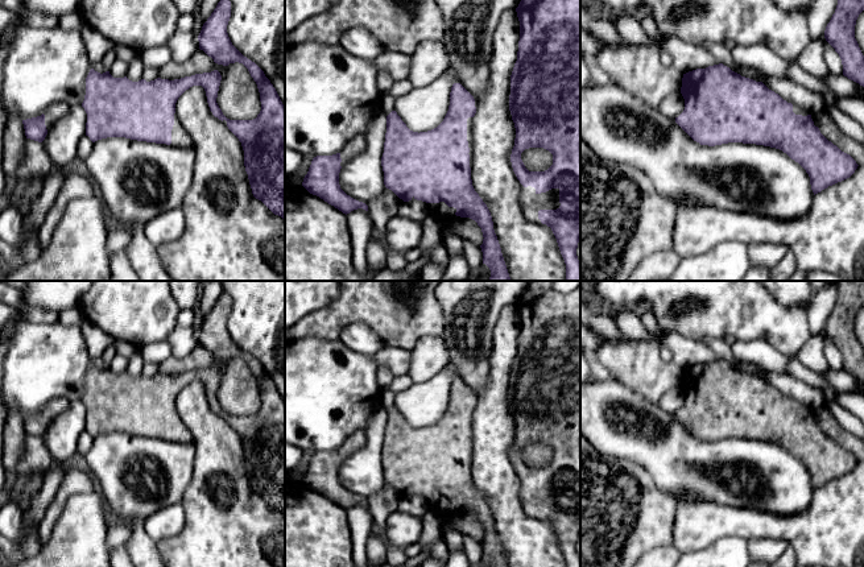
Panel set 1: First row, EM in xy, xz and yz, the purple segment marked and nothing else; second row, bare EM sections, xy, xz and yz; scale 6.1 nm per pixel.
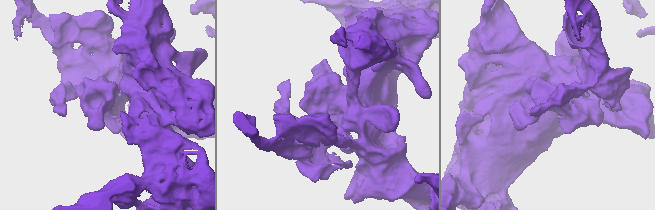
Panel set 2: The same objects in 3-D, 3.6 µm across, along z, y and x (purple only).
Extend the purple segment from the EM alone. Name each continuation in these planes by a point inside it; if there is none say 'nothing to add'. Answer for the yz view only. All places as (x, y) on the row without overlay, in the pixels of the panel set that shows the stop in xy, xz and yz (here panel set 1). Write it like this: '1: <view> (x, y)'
1: yz (797, 405)

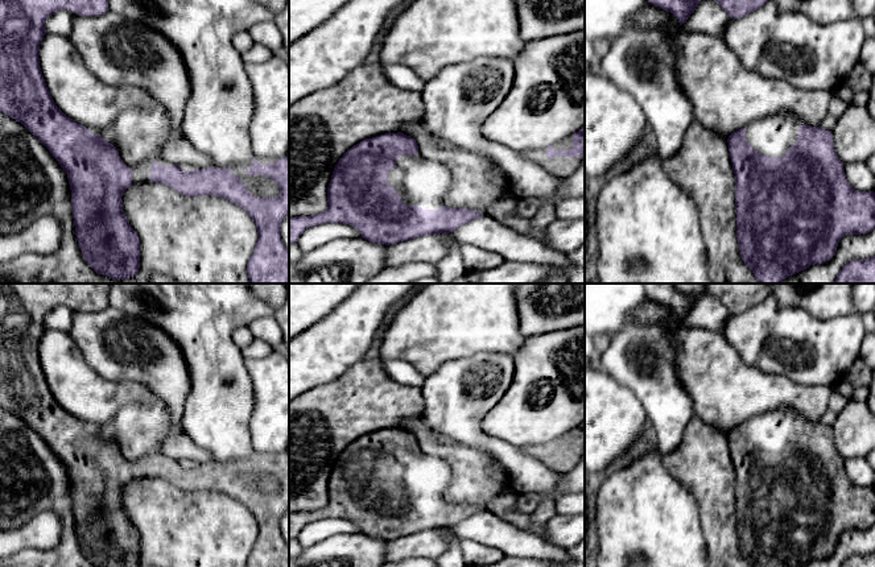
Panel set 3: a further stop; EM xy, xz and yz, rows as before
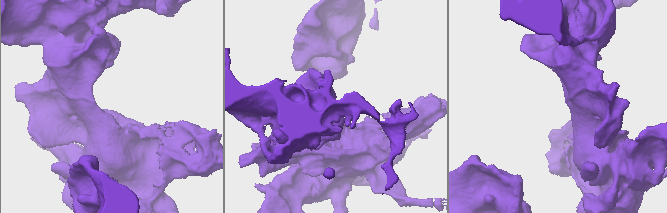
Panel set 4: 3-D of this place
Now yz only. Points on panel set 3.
1: yz (764, 430)

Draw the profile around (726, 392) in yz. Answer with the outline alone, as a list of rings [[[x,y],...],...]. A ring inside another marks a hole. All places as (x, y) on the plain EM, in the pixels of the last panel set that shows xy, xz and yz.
[[[680,327],[677,376],[693,400],[694,415],[726,435],[740,423],[779,410],[783,439],[796,440],[802,419],[820,422],[829,409],[830,386],[808,386],[767,373],[740,359],[719,331]]]

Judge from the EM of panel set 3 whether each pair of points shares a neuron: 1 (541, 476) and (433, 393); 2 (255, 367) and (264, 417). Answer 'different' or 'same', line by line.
1: same
2: same

